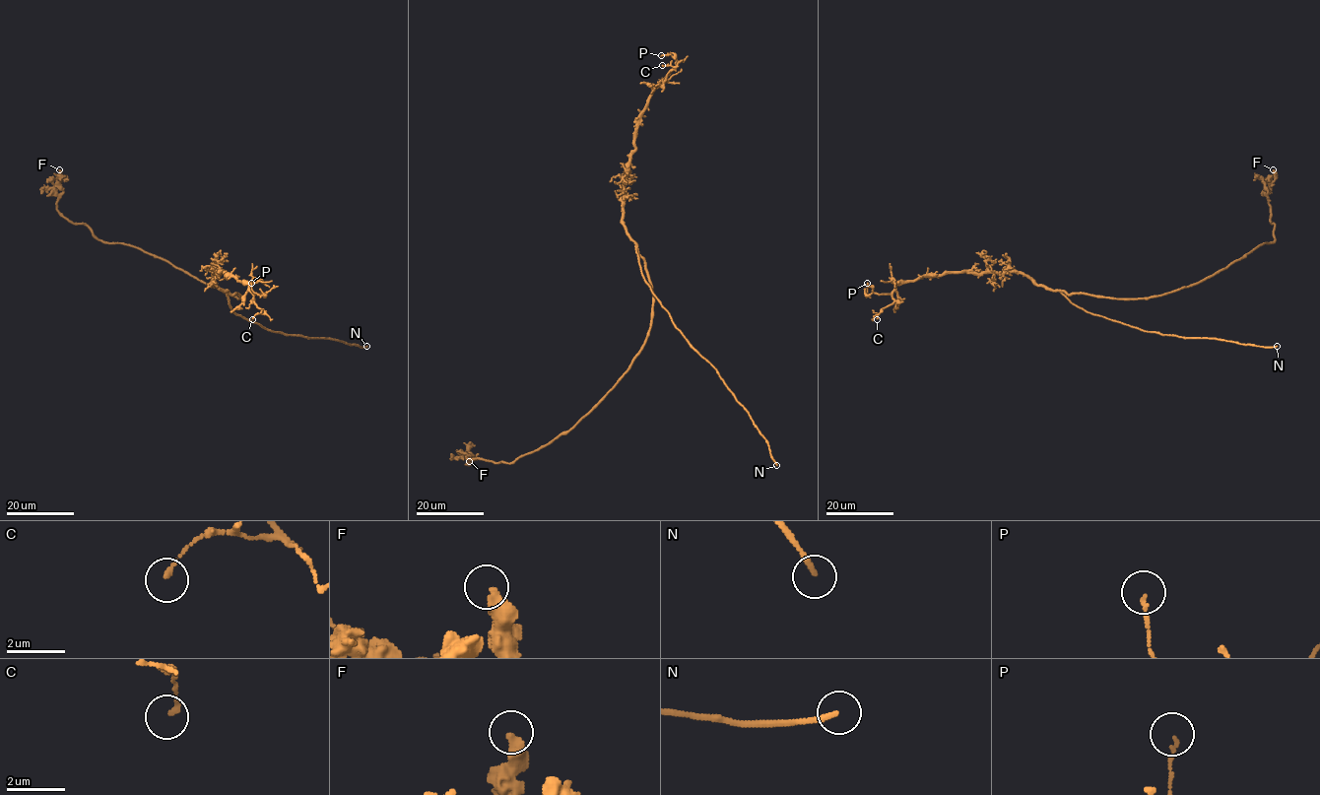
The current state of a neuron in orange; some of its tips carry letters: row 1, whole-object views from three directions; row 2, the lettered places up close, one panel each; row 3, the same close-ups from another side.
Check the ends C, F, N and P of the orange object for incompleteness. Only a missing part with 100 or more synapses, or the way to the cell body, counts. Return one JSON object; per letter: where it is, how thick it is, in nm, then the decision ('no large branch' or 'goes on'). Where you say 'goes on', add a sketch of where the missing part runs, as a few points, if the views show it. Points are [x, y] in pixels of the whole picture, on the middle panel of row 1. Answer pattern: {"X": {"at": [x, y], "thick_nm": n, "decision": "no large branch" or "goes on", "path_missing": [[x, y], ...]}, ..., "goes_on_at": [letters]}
{"C": {"at": [662, 65], "thick_nm": 140, "decision": "no large branch"}, "F": {"at": [469, 461], "thick_nm": 420, "decision": "no large branch"}, "N": {"at": [776, 465], "thick_nm": 180, "decision": "goes on", "path_missing": [[776, 465], [792, 501], [793, 513], [798, 515]]}, "P": {"at": [661, 55], "thick_nm": 120, "decision": "no large branch"}, "goes_on_at": ["N"]}

